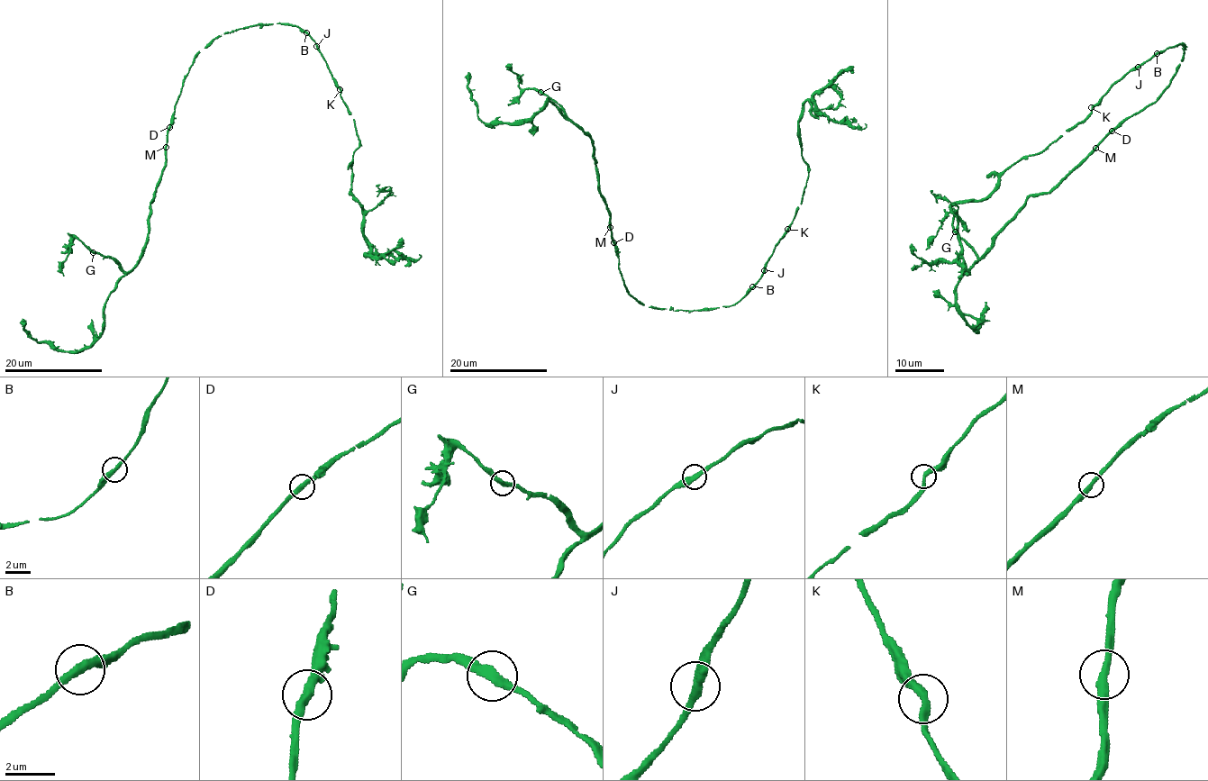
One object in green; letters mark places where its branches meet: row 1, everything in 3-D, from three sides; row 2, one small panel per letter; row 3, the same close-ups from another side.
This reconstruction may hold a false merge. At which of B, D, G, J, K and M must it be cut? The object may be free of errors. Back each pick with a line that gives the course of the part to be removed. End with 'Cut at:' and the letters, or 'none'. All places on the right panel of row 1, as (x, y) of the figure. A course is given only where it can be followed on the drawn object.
Cut at: none

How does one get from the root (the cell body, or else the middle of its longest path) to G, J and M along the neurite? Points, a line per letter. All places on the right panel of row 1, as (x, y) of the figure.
G: (1181, 59), (1160, 95), (1127, 117), (1053, 189), (1032, 194), (980, 258), (955, 232)
J: (1181, 59), (1185, 47), (1182, 43), (1157, 52), (1138, 67)
M: (1181, 59), (1164, 92), (1155, 102), (1127, 117), (1095, 148)

